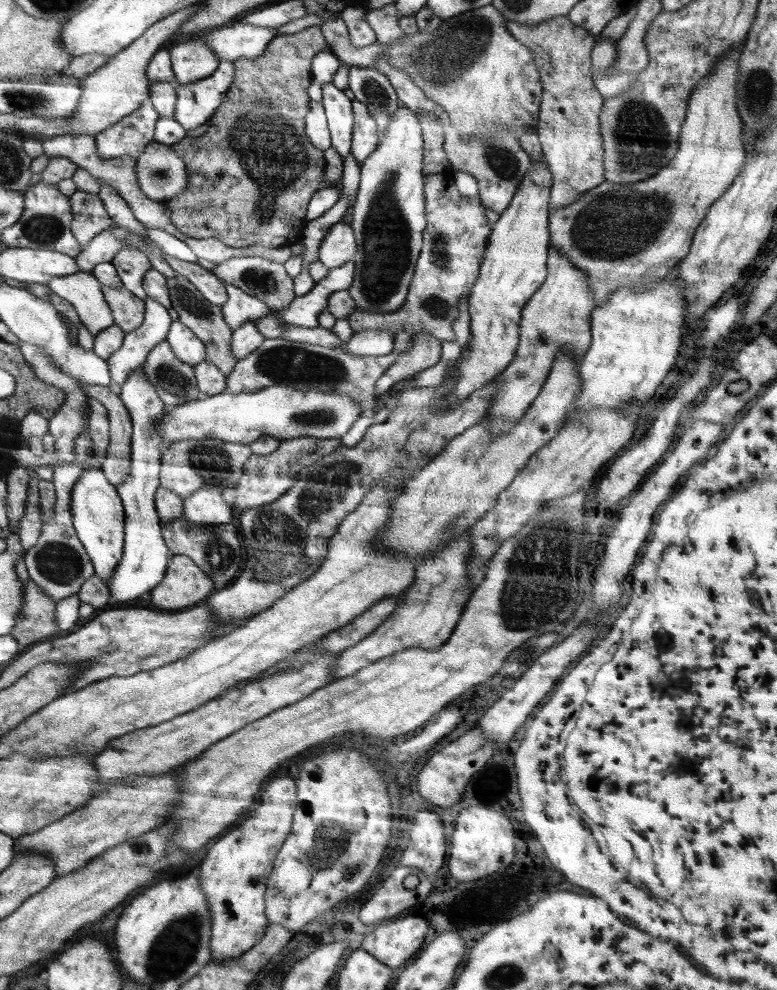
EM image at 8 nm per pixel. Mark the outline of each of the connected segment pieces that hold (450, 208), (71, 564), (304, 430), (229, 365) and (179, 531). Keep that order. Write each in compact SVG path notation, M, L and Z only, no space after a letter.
M450 173L425 177L423 191L427 225L405 303L398 312L388 315L354 310L347 316L347 321L355 333L376 328L389 330L392 336L398 330L406 330L414 336L425 330L441 342L456 339L452 324L458 318L458 302L461 296L469 294L478 279L491 225L479 198L462 196Z
M94 450L93 453L94 457L90 457L87 461L64 462L57 460L50 463L53 468L51 481L55 484L56 495L54 516L44 520L37 543L33 548L29 548L25 554L25 565L29 572L29 578L56 603L77 594L82 583L95 572L92 561L73 527L71 511L71 492L75 487L75 482L78 482L87 468L91 468L91 466L100 468Z
M274 385L251 393L222 392L192 402L182 402L167 408L157 429L165 443L164 447L176 441L206 437L247 445L264 436L279 440L302 436L341 439L362 415L365 413L361 406L353 403L346 393L299 391Z
M184 276L166 278L166 288L170 293L172 308L178 313L178 320L186 325L204 343L206 349L205 360L213 362L225 377L232 372L237 358L231 353L231 340L233 330L225 323L221 306L212 304L192 282Z
M182 516L170 522L161 520L161 531L170 554L189 556L200 570L212 578L214 592L228 587L240 574L245 561L244 548L238 539L239 531L232 523L199 527Z

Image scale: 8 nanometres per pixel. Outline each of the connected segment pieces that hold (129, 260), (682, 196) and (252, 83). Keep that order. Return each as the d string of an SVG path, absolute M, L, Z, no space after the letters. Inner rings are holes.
M125 246L115 253L112 266L119 274L124 288L132 291L138 298L146 300L147 294L142 286L144 275L153 268L146 252L133 246Z
M745 40L738 46L735 46L733 50L727 52L723 58L721 58L716 66L713 66L713 70L708 76L705 76L696 86L693 88L693 93L689 98L687 113L684 119L684 124L681 126L680 139L678 152L674 156L674 160L670 161L660 173L655 174L644 180L644 182L638 182L638 184L620 184L612 185L611 182L605 180L602 184L596 186L595 189L588 190L576 202L568 204L568 206L562 206L562 208L552 208L549 206L549 235L551 246L555 246L556 250L560 250L563 255L575 266L580 268L580 271L584 271L588 275L587 283L589 284L589 290L591 290L592 298L596 307L600 306L611 296L611 294L622 288L623 286L633 286L633 284L649 284L649 282L656 282L657 280L664 279L672 274L677 264L688 254L691 242L693 241L694 233L700 223L706 218L708 209L712 207L722 197L729 186L738 178L742 167L745 162L745 148L743 147L742 138L742 121L738 116L736 110L737 90L736 85L739 83L739 60L741 50L746 44Z
M313 26L305 28L296 34L289 34L288 36L274 37L266 46L265 49L257 55L256 58L247 59L239 58L234 63L234 82L232 86L225 92L222 104L218 107L216 113L211 116L211 125L209 129L198 138L184 138L179 140L177 144L170 146L178 157L184 162L184 170L188 173L188 185L186 189L182 191L182 194L177 194L176 197L163 202L164 208L168 210L168 218L172 220L172 224L182 234L187 234L192 238L198 238L204 240L205 238L217 238L224 244L234 247L242 248L244 246L250 246L253 244L261 244L265 247L292 247L294 244L301 243L301 240L296 238L268 238L268 236L282 236L282 234L288 234L288 230L292 228L288 222L268 222L272 218L284 218L284 220L305 220L306 208L312 196L315 192L324 188L334 188L341 194L342 178L336 181L328 181L324 179L324 172L326 172L326 160L324 158L324 151L318 149L310 143L310 139L305 132L305 116L310 108L311 98L308 96L307 88L311 81L311 64L314 56L323 50L330 50L324 35L320 30L320 27ZM274 230L280 230L280 234L274 234Z

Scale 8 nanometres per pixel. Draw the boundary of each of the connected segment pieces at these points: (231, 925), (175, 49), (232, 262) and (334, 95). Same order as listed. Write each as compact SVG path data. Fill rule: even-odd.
M289 773L271 778L260 794L260 803L251 809L250 817L224 832L206 854L199 881L211 914L212 961L239 957L264 936L269 925L264 894L278 850L290 834L296 799L297 786Z
M201 40L172 44L169 50L171 83L174 86L193 83L210 76L219 65L218 55Z
M255 256L231 258L218 263L211 273L225 285L232 284L238 290L256 296L276 312L285 309L297 297L294 292L293 278L286 274L281 262Z
M332 83L323 84L322 94L321 105L324 107L331 135L331 148L345 159L351 154L353 138L352 101Z

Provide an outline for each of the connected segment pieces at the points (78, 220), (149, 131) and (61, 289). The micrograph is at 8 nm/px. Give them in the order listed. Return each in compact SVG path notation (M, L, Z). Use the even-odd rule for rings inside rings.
M77 190L69 198L72 202L71 231L82 247L86 246L94 236L113 226L97 194Z
M146 99L132 114L124 116L95 135L100 156L130 156L138 162L138 156L154 141L159 117L151 99Z
M90 273L56 276L48 285L50 291L74 306L82 324L92 336L113 325L111 308L104 298L100 282Z

